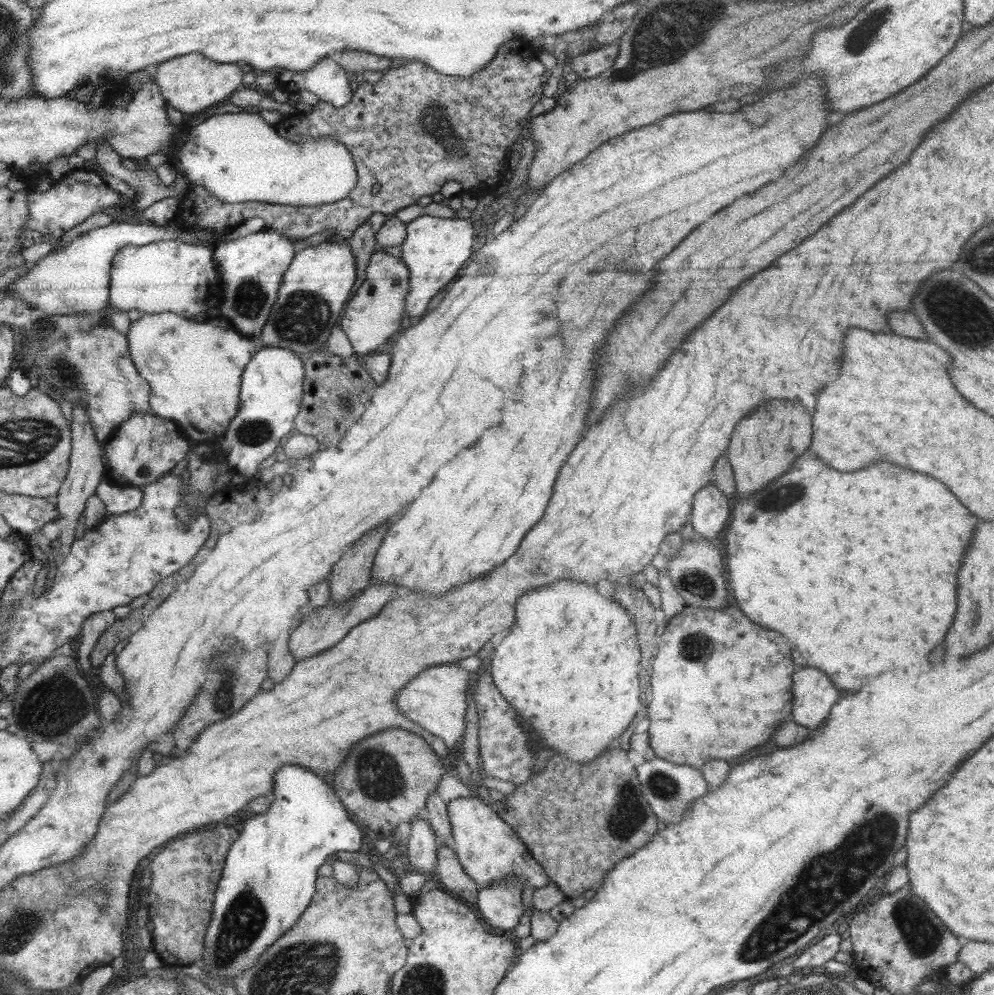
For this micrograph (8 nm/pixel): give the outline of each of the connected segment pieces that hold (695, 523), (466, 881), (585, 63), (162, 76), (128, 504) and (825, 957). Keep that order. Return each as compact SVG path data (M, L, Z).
M712 480L708 485L704 485L702 489L698 490L697 493L694 493L694 499L692 499L692 513L690 513L689 521L692 523L693 529L696 533L712 542L716 548L720 549L720 552L724 552L724 540L718 536L720 532L726 530L727 520L731 514L729 506L728 498L720 488L714 485Z
M450 845L438 846L436 864L433 870L434 877L444 884L444 888L448 892L472 907L476 906L476 897L480 887L463 870L458 862L456 852Z
M620 41L603 44L596 49L588 50L582 55L576 56L572 61L572 70L580 79L590 79L602 74L614 64L620 52Z
M191 53L161 62L152 71L167 104L183 114L194 114L225 102L232 92L243 87L242 75L246 69L241 64L214 62L202 54Z
M106 479L100 481L95 495L102 500L109 514L132 512L142 506L144 498L141 487L122 487Z
M824 933L816 941L811 942L794 960L792 966L800 971L806 966L818 968L824 966L828 960L834 959L840 950L841 937L839 934Z

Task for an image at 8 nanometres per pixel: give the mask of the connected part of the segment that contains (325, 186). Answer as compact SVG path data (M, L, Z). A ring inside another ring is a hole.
M247 111L212 115L200 124L182 130L176 148L176 154L171 159L178 174L188 178L191 187L202 186L222 202L258 201L292 206L330 204L346 198L357 182L352 153L336 137L320 137L319 140L295 143L280 136L275 126L268 124L259 113Z

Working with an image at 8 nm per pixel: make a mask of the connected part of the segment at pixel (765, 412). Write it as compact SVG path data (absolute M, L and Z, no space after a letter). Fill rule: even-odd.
M772 400L764 402L756 412L744 416L734 428L732 442L728 448L728 458L734 476L737 496L744 498L746 494L766 486L776 476L783 475L794 463L794 458L804 454L810 446L812 422L806 406L800 402L788 400Z

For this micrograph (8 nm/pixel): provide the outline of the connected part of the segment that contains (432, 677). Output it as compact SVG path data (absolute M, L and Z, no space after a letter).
M442 663L422 670L417 677L408 681L398 693L396 693L396 706L398 710L414 724L427 730L429 734L440 738L448 750L454 748L456 742L463 739L464 735L464 713L466 713L466 689L472 687L470 684L470 672L462 669L458 663Z

